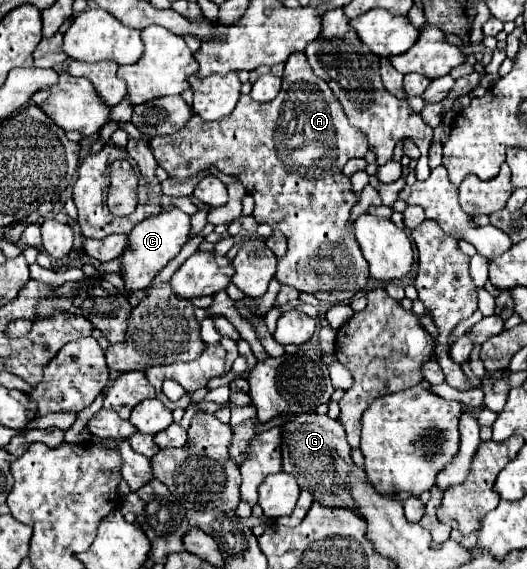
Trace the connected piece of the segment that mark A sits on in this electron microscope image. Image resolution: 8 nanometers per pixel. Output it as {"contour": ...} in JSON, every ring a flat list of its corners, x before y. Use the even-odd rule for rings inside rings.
{"contour":[[304,52,288,58,282,90,272,102,258,104,248,94,242,94,228,118,206,122,194,114,176,134,152,138,150,148,158,164,174,180,190,180,216,166,244,184,256,202,256,222,270,224,272,230,280,230,288,240,288,252,278,258,276,280,280,284,310,294,364,290,370,276,368,262,352,230,346,230,350,210,358,198,342,168,350,158,366,156,368,138,350,126,338,98,308,66],[322,252,332,252,332,264,330,270,326,268,318,274,316,266,324,256],[328,276,332,290,328,288]]}

